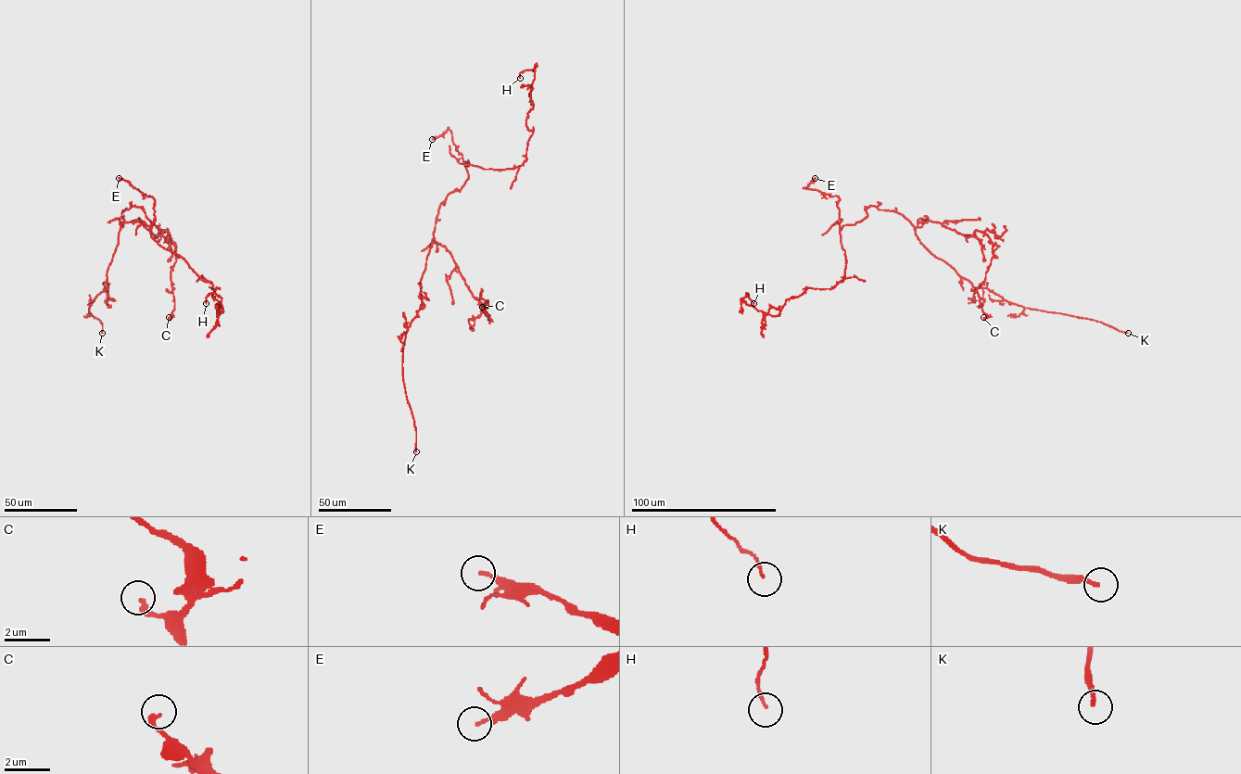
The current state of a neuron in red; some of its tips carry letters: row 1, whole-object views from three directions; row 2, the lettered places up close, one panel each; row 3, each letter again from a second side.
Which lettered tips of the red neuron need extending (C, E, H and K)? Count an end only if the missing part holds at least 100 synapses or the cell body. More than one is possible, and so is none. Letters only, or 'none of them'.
K

